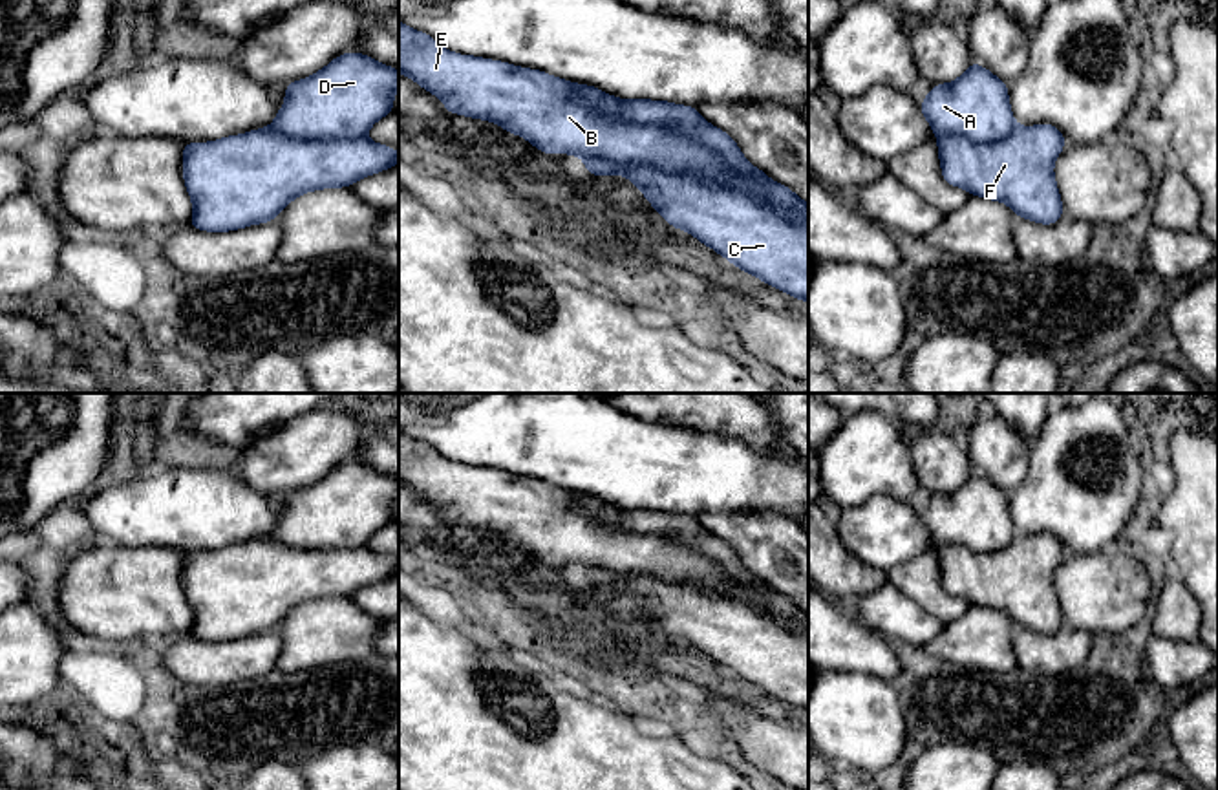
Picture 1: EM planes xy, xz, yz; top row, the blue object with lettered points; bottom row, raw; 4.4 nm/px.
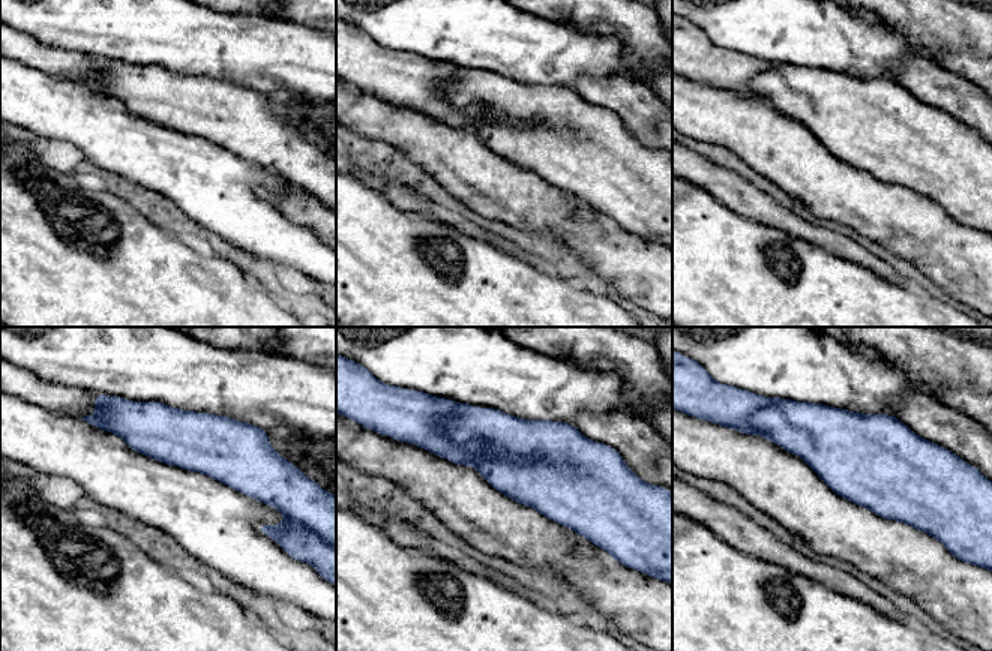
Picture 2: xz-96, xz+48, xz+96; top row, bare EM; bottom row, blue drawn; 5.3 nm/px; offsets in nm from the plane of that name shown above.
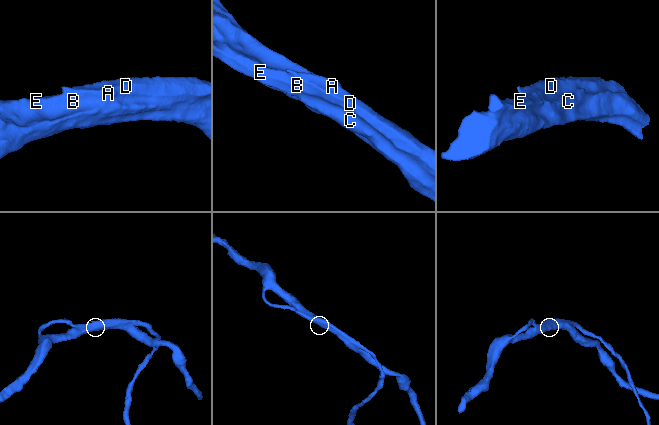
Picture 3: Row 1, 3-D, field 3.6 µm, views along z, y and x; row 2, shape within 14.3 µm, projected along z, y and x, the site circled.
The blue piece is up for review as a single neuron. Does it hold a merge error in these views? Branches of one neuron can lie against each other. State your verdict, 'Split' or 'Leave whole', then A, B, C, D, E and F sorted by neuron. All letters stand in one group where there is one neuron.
Leave whole. Groups: A B C D E F

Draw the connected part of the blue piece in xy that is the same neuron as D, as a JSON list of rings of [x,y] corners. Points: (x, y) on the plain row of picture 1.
[[[347,461],[311,486],[285,494],[283,516],[267,538],[208,552],[183,552],[183,591],[194,616],[190,636],[229,642],[274,631],[302,603],[351,596],[391,578],[399,563],[366,543],[393,523],[397,499],[399,481],[393,475]]]

